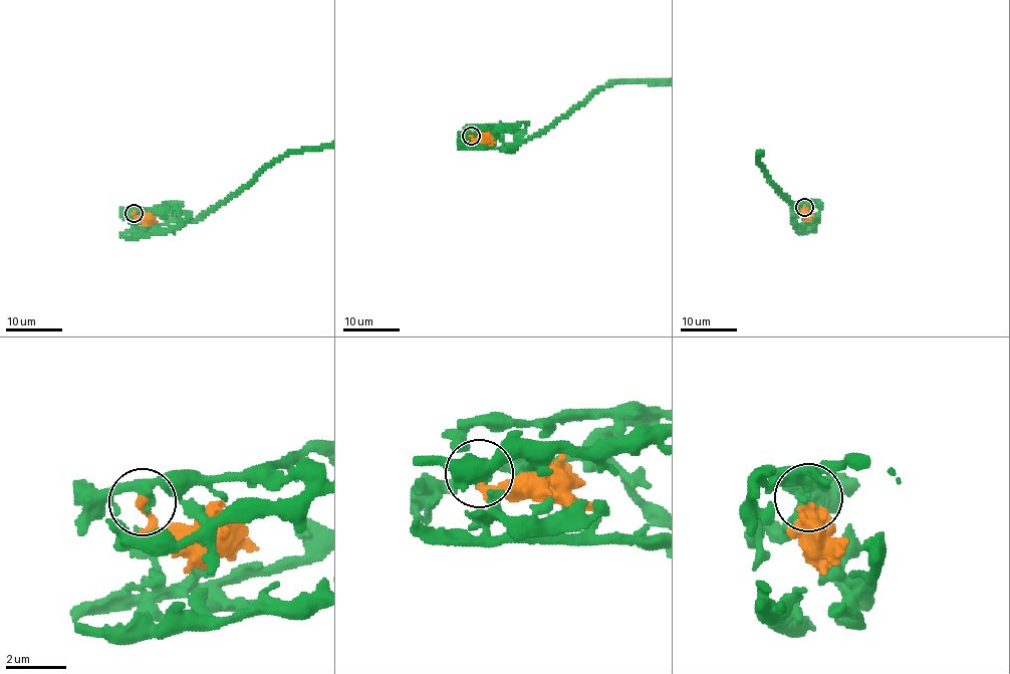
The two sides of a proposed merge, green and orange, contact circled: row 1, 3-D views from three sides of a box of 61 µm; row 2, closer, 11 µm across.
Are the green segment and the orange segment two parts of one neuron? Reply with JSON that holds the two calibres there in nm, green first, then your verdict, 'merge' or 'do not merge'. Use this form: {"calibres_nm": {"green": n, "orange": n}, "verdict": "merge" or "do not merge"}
{"calibres_nm": {"green": 360, "orange": 240}, "verdict": "merge"}

